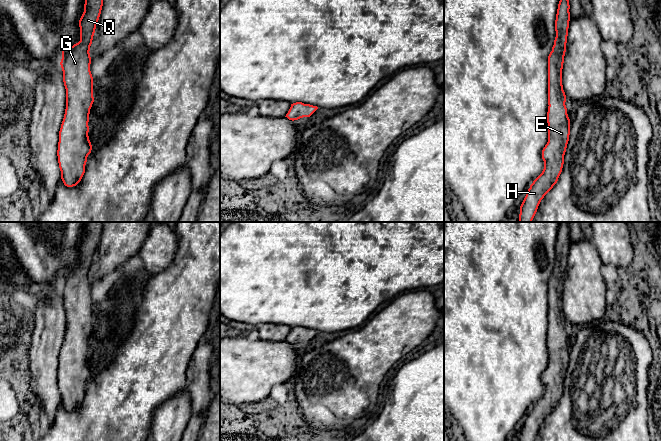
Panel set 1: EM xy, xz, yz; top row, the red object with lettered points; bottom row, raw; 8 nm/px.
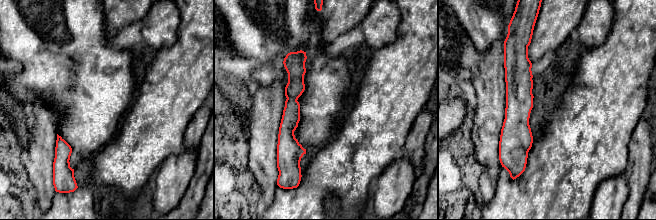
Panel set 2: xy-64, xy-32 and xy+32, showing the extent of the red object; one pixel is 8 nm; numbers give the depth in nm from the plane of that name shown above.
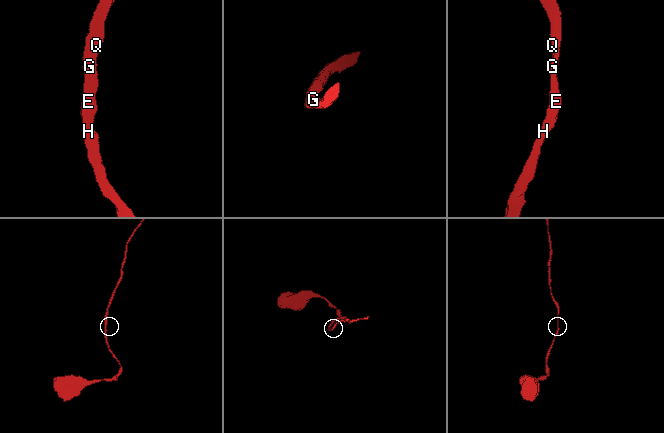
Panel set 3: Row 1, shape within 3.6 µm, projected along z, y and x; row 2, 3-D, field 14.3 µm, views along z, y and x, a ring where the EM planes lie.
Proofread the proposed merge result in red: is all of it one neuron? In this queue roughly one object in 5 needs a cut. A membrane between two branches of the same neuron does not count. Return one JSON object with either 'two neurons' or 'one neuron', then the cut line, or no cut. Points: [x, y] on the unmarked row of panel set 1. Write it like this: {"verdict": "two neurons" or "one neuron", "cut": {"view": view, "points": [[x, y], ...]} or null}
{"verdict": "one neuron", "cut": null}

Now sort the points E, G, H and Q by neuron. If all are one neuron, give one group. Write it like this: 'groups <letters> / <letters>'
groups E G H Q

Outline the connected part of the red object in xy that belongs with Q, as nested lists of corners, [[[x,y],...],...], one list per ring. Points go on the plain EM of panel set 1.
[[[85,222],[84,236],[79,244],[80,265],[62,272],[60,289],[66,313],[66,333],[59,355],[57,380],[61,403],[67,411],[81,405],[92,374],[88,346],[94,321],[89,275],[103,223]]]

